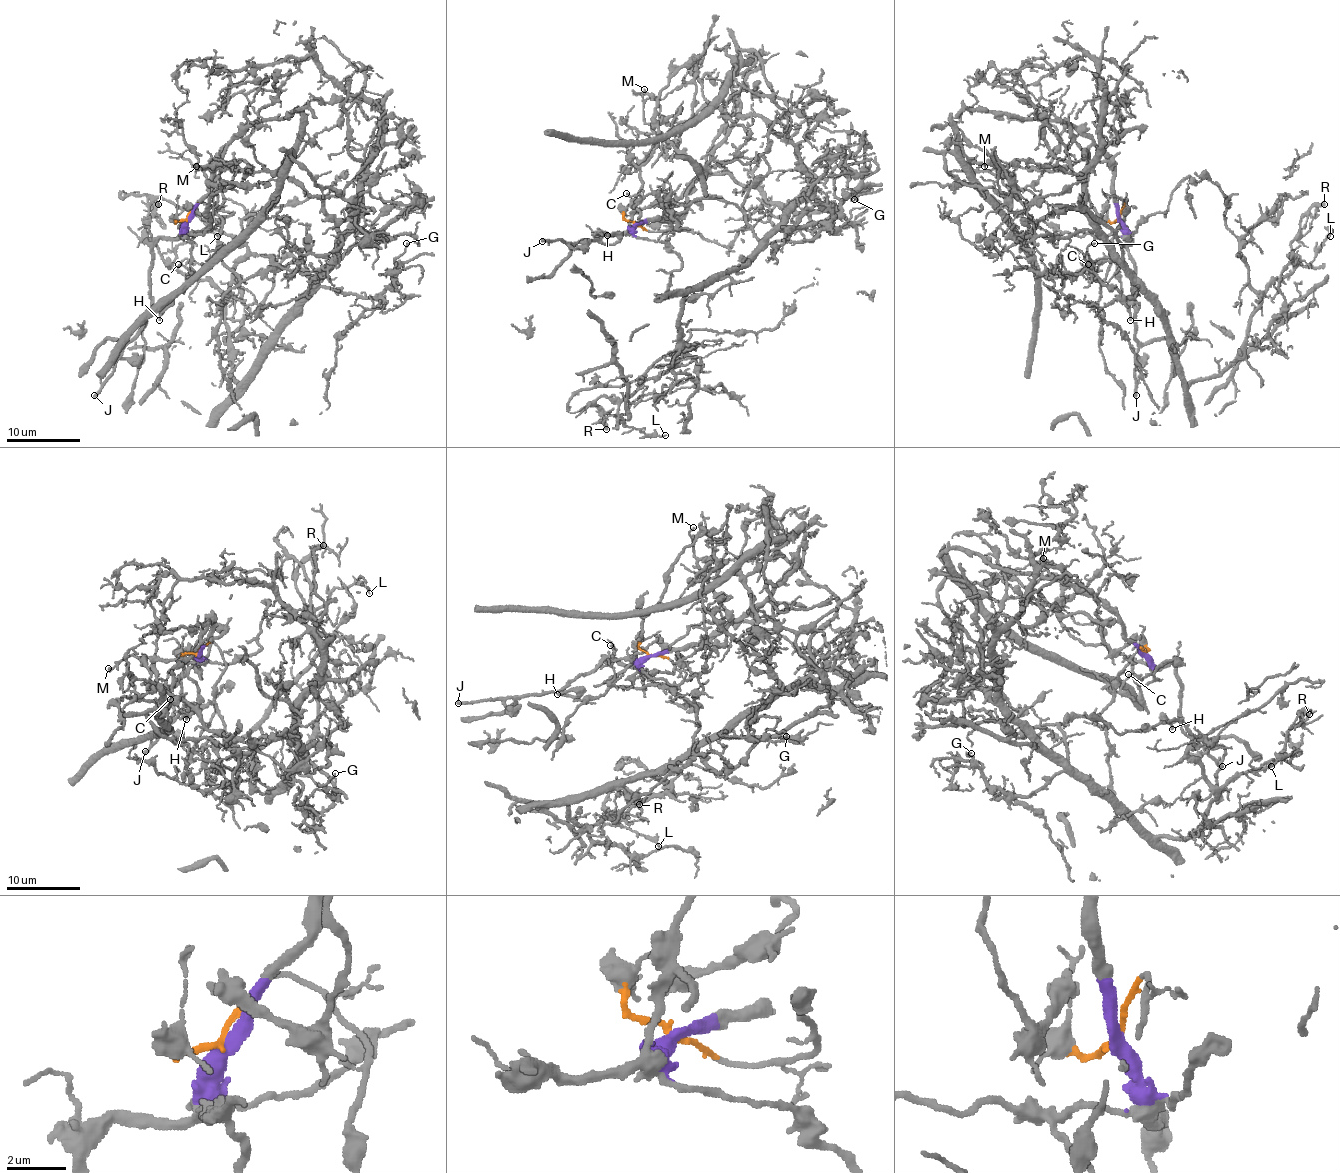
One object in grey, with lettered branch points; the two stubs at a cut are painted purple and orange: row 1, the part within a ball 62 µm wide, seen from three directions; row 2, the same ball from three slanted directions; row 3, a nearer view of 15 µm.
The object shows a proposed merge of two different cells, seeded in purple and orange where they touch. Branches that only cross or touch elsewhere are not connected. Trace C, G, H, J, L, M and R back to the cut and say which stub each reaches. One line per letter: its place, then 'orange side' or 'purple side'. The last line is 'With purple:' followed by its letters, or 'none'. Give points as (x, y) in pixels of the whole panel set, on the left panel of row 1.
C: place (178, 264); orange side
G: place (406, 243); orange side
H: place (159, 320); purple side
J: place (94, 395); purple side
L: place (217, 236); orange side
M: place (196, 166); purple side
R: place (158, 204); orange side
With purple: H, J, M

